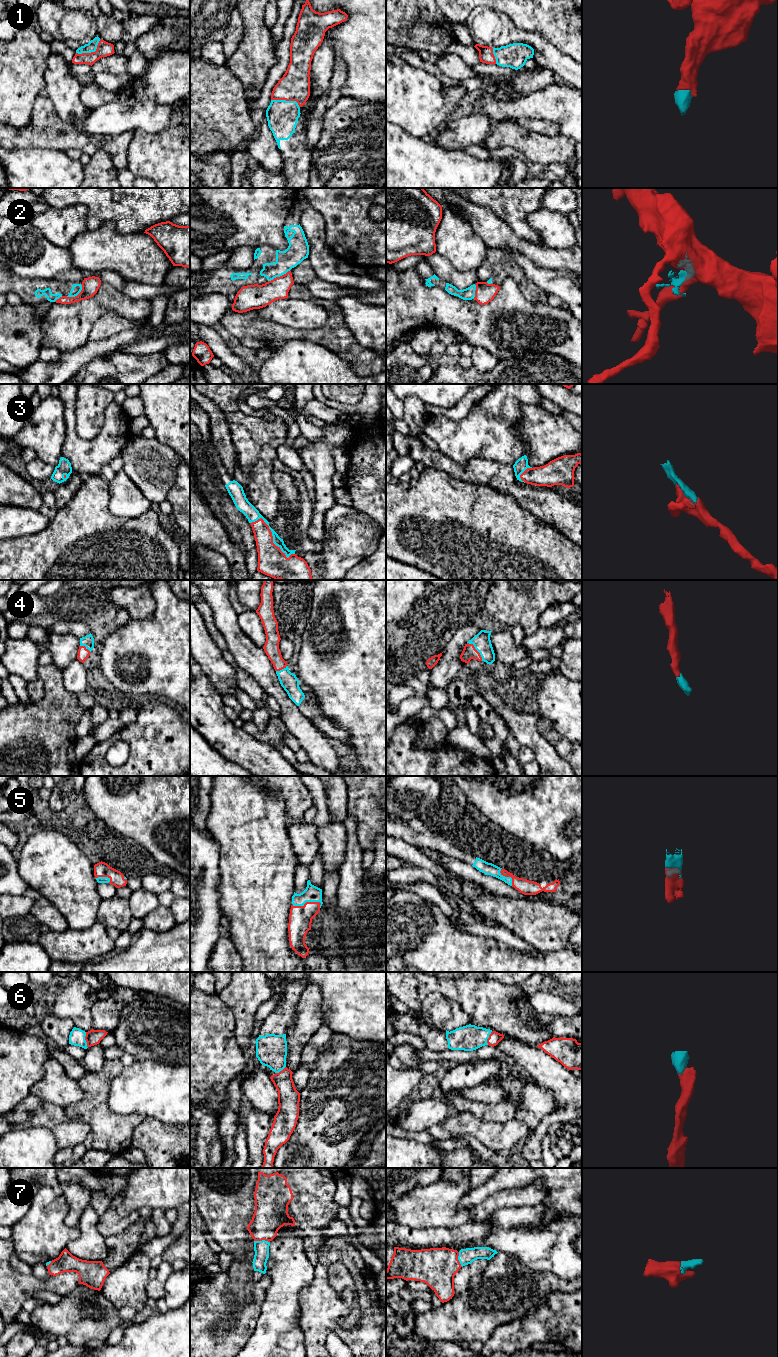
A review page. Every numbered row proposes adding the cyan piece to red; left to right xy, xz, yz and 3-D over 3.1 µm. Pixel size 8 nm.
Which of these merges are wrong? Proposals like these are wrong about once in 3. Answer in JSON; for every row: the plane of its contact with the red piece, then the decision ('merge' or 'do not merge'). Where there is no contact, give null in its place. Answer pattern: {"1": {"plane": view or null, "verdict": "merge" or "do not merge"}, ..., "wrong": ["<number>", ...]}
{"1": {"plane": "xy", "verdict": "merge"}, "2": {"plane": "xy", "verdict": "do not merge"}, "3": {"plane": "xz", "verdict": "merge"}, "4": {"plane": "yz", "verdict": "merge"}, "5": {"plane": "xz", "verdict": "merge"}, "6": {"plane": "xy", "verdict": "merge"}, "7": {"plane": "xz", "verdict": "merge"}, "wrong": ["2"]}

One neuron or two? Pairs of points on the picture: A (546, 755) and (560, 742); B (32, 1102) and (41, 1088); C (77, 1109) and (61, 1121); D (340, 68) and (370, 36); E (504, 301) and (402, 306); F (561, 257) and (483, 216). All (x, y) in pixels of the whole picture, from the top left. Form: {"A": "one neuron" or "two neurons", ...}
{"A": "two neurons", "B": "two neurons", "C": "two neurons", "D": "two neurons", "E": "one neuron", "F": "one neuron"}

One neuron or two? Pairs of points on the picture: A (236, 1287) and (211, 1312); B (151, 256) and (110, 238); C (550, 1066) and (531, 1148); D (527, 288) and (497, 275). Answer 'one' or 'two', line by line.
A: two
B: one
C: one
D: one

